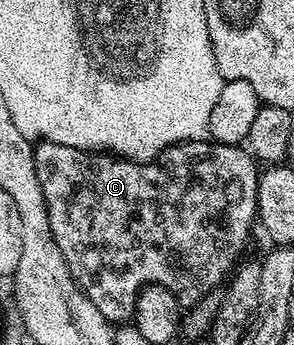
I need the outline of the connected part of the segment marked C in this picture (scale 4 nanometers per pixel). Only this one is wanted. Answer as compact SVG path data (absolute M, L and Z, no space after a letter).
M201 138L170 147L166 151L161 152L154 160L137 162L135 160L117 158L104 150L62 146L61 144L41 139L35 145L32 157L34 158L34 166L38 174L38 182L42 186L42 194L45 198L54 242L70 270L73 282L80 288L86 299L94 302L96 309L109 322L124 322L127 321L124 320L127 316L129 318L133 315L134 304L132 299L137 295L141 286L160 284L163 287L165 284L172 284L169 292L173 294L184 294L184 284L191 284L191 286L196 288L197 286L192 283L192 276L196 276L196 272L200 272L200 268L204 268L204 264L208 264L208 256L212 256L212 252L216 252L216 248L227 249L235 236L243 234L244 227L247 226L250 216L254 210L256 211L258 198L258 172L256 176L256 167L258 167L258 164L243 147L234 144L217 144L211 139Z

